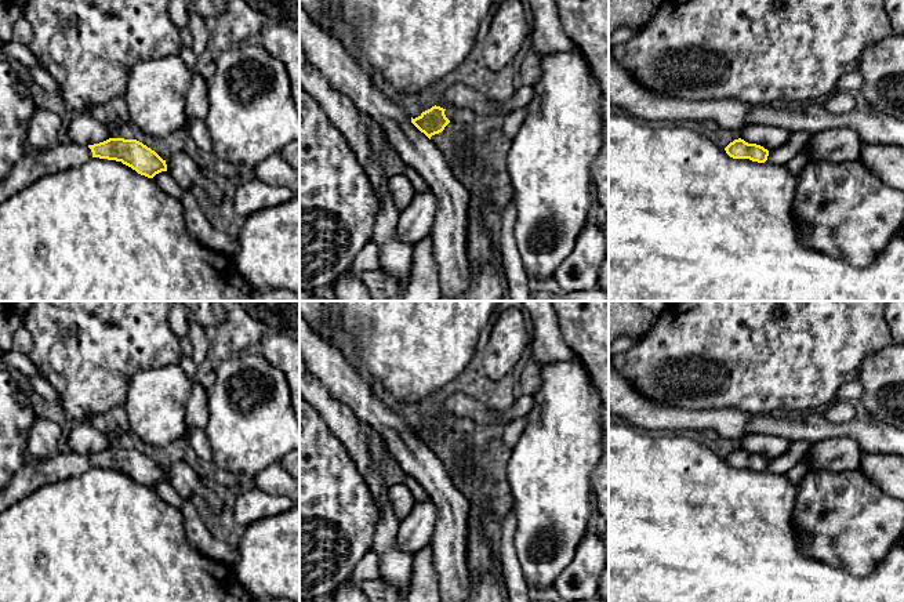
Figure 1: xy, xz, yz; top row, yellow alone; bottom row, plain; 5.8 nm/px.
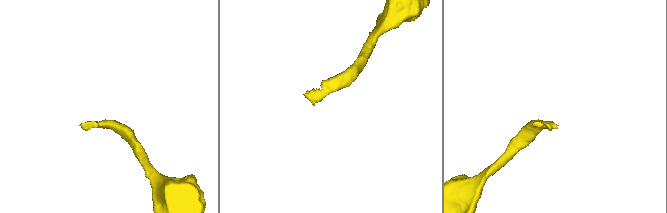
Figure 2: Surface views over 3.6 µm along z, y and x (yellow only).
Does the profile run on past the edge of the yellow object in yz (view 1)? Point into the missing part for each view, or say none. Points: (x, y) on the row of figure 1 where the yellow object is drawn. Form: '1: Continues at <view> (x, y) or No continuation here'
1: No continuation here

